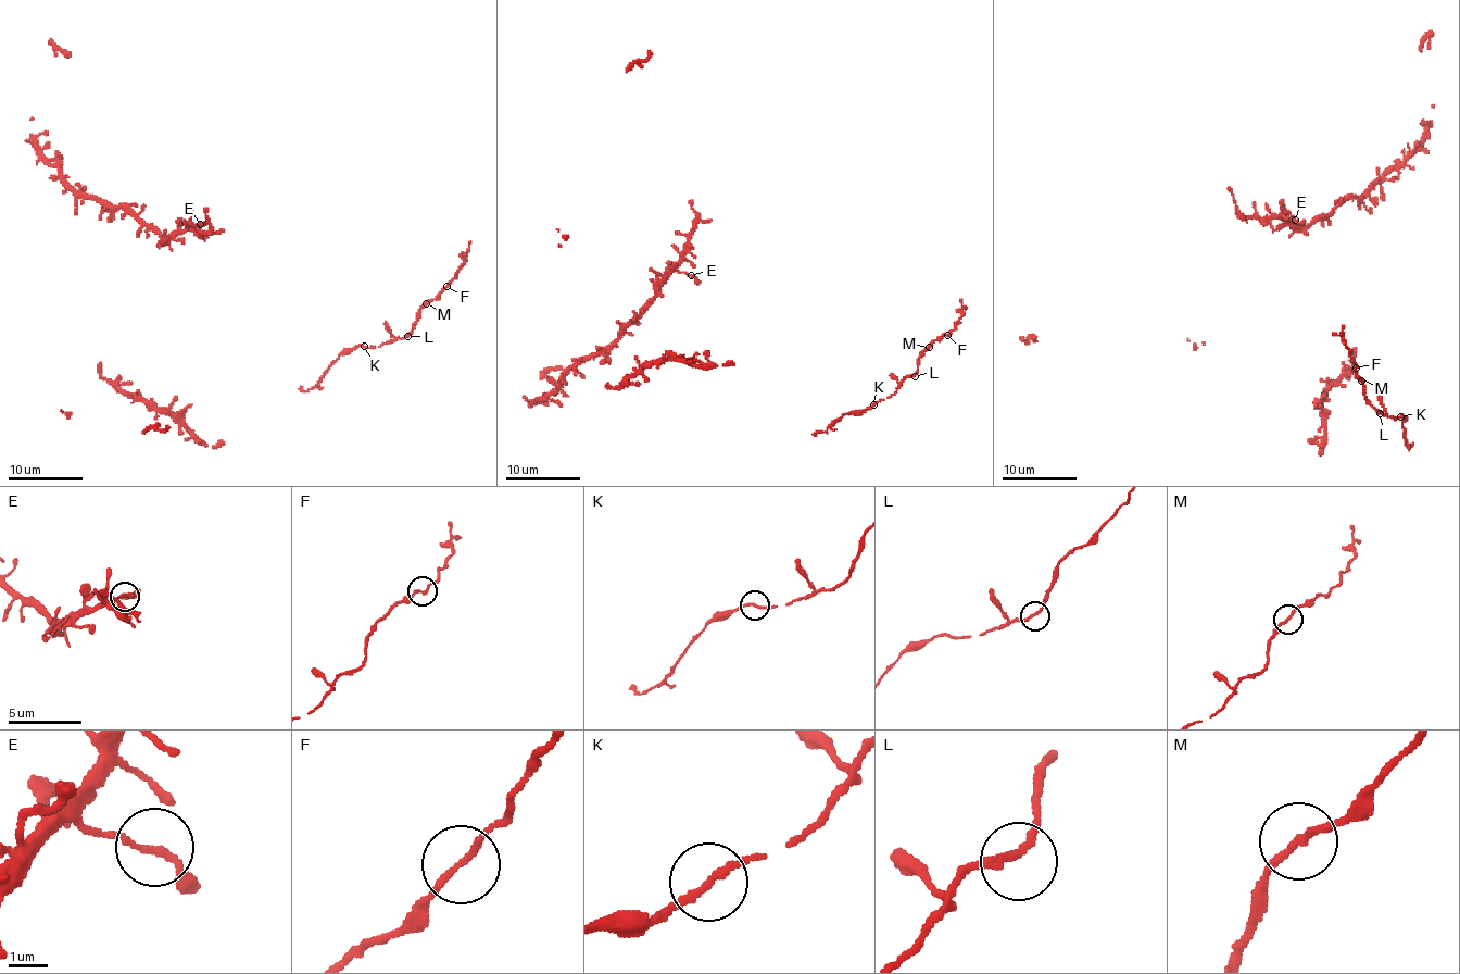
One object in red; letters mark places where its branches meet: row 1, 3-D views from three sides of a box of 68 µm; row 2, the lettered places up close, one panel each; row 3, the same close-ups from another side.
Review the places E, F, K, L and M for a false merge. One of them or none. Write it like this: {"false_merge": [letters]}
{"false_merge": []}

